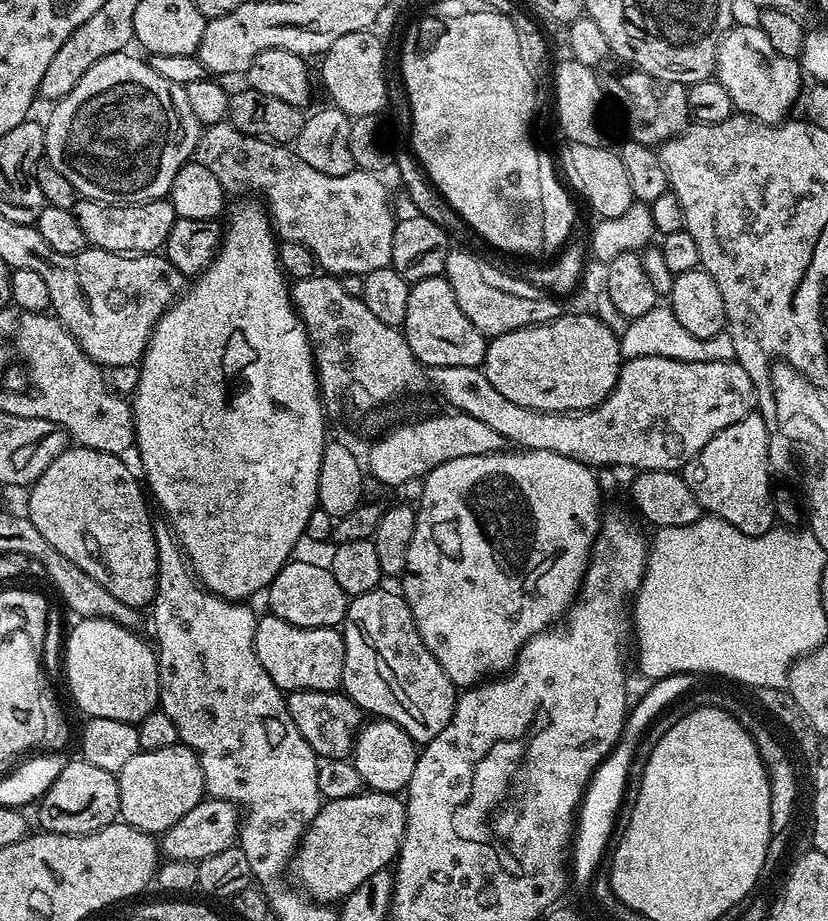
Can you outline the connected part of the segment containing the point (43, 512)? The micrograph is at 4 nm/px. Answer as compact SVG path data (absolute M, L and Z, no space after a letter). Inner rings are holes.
M70 446L58 454L58 458L54 458L54 462L50 462L50 466L46 466L43 474L27 489L26 515L30 522L34 522L34 530L38 530L38 534L42 534L42 538L46 538L46 542L58 550L58 554L66 554L74 566L82 566L82 570L86 570L94 582L106 586L106 590L110 590L118 602L144 610L156 597L156 529L154 519L148 513L149 501L145 489L137 473L132 473L122 461L120 456L106 454L102 450Z

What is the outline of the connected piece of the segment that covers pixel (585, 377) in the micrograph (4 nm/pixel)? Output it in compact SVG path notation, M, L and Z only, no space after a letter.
M584 312L577 316L562 314L549 324L531 324L525 328L510 330L501 336L491 337L487 345L482 367L486 378L490 378L490 386L494 386L494 390L498 390L502 398L510 398L510 402L518 402L518 406L526 406L539 412L575 414L583 412L585 408L598 406L614 388L622 363L617 333L603 324L599 316L587 316Z

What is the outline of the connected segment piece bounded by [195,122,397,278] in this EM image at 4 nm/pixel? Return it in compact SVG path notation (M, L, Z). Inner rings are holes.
M227 122L207 125L207 127L201 131L200 142L196 146L195 155L198 157L199 163L204 164L206 170L212 171L212 173L214 173L214 178L218 178L218 182L222 182L225 193L232 194L232 191L240 192L236 194L261 192L261 194L256 194L259 194L262 197L263 203L266 205L268 219L272 221L275 235L279 237L280 240L302 242L302 246L306 246L306 250L310 250L310 254L314 254L317 265L319 265L325 273L331 274L337 278L346 275L360 275L364 277L367 272L382 270L391 265L392 251L394 250L394 226L396 225L397 217L395 215L392 216L392 204L388 201L388 188L380 181L381 177L377 175L377 173L354 170L350 174L342 174L341 176L322 174L322 170L310 166L310 162L302 162L302 158L298 158L298 154L291 147L283 144L273 144L272 141L263 140L257 136L247 136L246 134L239 132L233 124Z

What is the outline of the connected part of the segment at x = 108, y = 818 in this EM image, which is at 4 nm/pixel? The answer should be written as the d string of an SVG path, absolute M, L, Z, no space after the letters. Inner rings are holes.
M82 758L69 759L68 765L38 801L39 827L46 832L84 836L107 824L117 823L120 816L120 782L113 773L90 766Z

